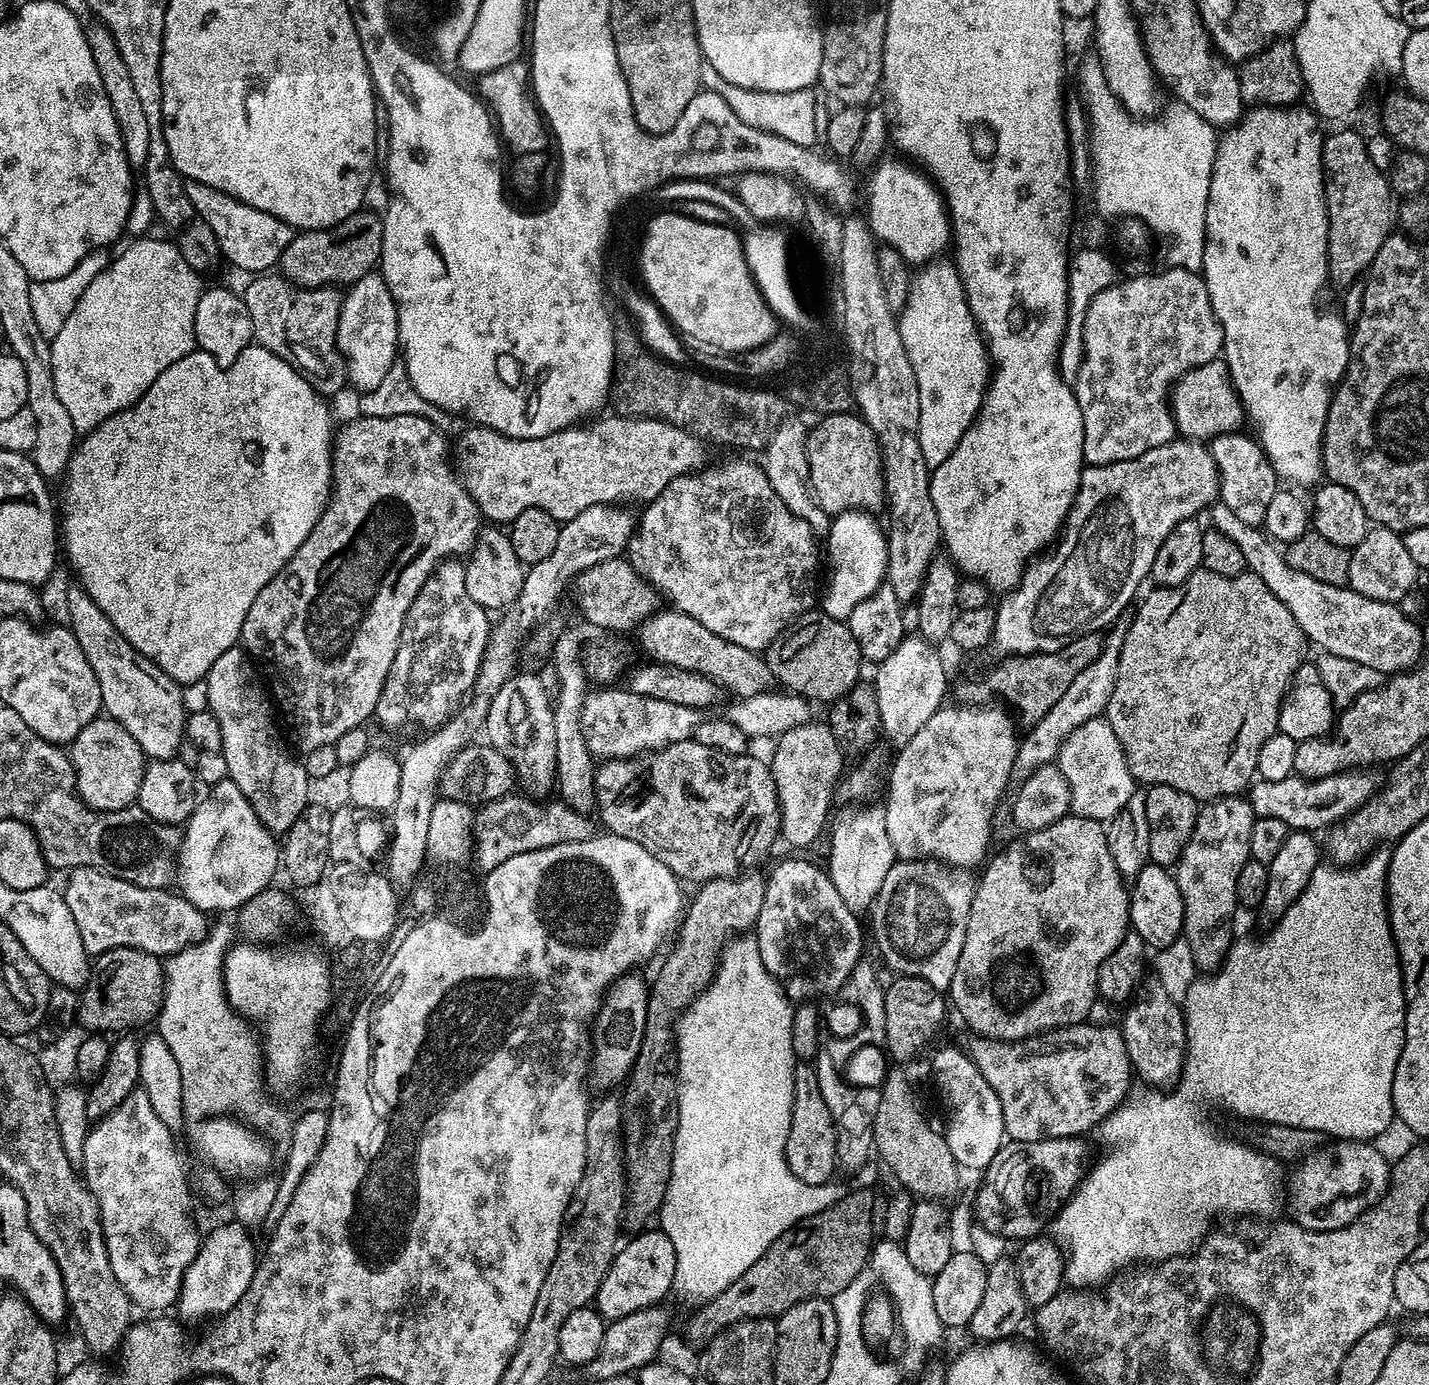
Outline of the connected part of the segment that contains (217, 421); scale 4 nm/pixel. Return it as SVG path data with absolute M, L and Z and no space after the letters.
M253 342L253 343L251 343L251 344L249 344L249 345L248 345L248 348L247 348L247 349L246 349L246 350L242 350L242 354L238 354L238 358L237 358L237 359L236 359L236 361L235 361L235 362L234 362L234 363L233 363L233 364L230 364L230 365L227 365L227 366L225 366L225 365L222 365L222 364L219 364L219 362L217 362L217 361L216 361L216 360L215 360L215 359L214 359L214 357L213 357L213 356L211 356L211 355L210 355L210 354L206 354L206 353L205 353L205 352L201 352L201 351L199 351L199 350L194 350L194 351L192 351L192 352L191 352L191 353L190 353L190 354L186 354L186 358L178 358L178 362L174 362L174 366L170 366L170 367L169 367L169 368L167 368L167 369L166 369L166 370L162 370L162 374L158 374L158 378L157 378L157 379L156 379L156 381L154 381L154 382L153 382L153 383L152 383L152 385L151 385L151 386L150 386L150 390L146 390L146 394L142 394L142 398L141 398L141 399L140 399L140 400L139 400L139 402L137 402L137 404L134 404L134 405L132 405L132 407L130 407L130 408L127 408L127 409L126 409L126 410L122 410L122 411L121 411L121 412L115 412L115 413L114 413L114 414L113 414L113 415L112 415L112 416L111 416L111 417L110 417L110 418L108 418L108 419L107 419L107 420L106 420L106 422L104 422L104 423L102 423L102 424L100 424L100 425L98 425L98 426L97 426L97 427L96 427L96 428L95 428L95 429L94 429L94 431L92 431L92 432L90 432L90 433L87 433L87 435L85 435L85 436L84 436L84 437L83 437L83 439L81 439L81 440L80 440L80 441L79 441L79 444L78 444L78 446L77 446L77 447L76 447L76 449L75 449L75 450L74 450L74 451L72 451L72 457L71 457L71 458L70 458L70 462L69 462L69 463L68 463L68 470L67 470L67 472L65 472L65 473L63 473L63 476L62 476L62 481L63 481L63 480L64 480L64 512L63 512L63 508L62 508L62 552L63 552L63 555L64 555L64 552L65 552L65 554L66 554L66 555L68 555L68 560L69 560L69 562L70 562L70 563L72 563L72 568L73 568L73 570L74 570L74 571L76 571L76 576L77 576L77 578L78 578L78 579L80 579L80 580L77 580L77 581L78 581L78 584L79 584L79 587L81 587L81 588L83 588L83 590L84 590L84 592L85 592L85 594L87 594L87 595L88 595L88 596L90 596L90 597L92 597L92 598L94 598L94 602L95 602L95 603L96 603L96 605L98 605L98 606L99 606L99 608L100 608L100 609L101 609L101 610L102 610L102 612L103 612L103 613L104 613L104 614L106 614L106 618L110 618L110 622L114 622L114 626L115 626L115 627L116 627L116 629L117 629L117 630L119 630L119 631L120 631L120 633L121 633L121 634L122 634L122 638L126 638L126 642L130 642L130 646L134 646L134 650L138 650L138 651L139 651L139 652L140 652L140 653L141 653L141 654L143 654L143 656L145 656L145 657L146 657L146 658L150 658L150 659L151 659L151 660L153 660L153 662L154 662L154 663L156 663L156 665L158 665L158 666L159 666L159 667L160 667L160 669L161 669L161 670L162 670L162 671L164 671L164 672L165 672L165 673L166 673L166 674L167 674L167 675L168 675L168 677L170 677L170 679L171 679L171 680L174 680L174 681L176 681L176 683L177 683L177 684L179 684L179 685L181 685L181 686L183 686L183 685L186 685L186 684L193 684L193 683L194 683L194 682L198 682L198 681L199 681L199 680L204 680L204 679L205 679L205 677L207 677L207 675L208 675L208 671L209 671L209 670L210 670L210 666L214 666L214 662L215 662L215 661L216 661L216 660L217 660L217 659L218 659L218 658L222 658L222 654L226 654L226 650L230 650L230 649L231 649L231 648L234 648L234 647L237 647L237 644L238 644L238 641L239 641L239 638L240 638L240 631L241 631L241 630L242 630L242 622L246 622L246 614L250 614L250 605L251 605L251 604L253 604L253 602L254 602L254 598L258 598L258 594L259 594L259 593L260 593L260 591L261 591L261 590L262 590L262 586L266 586L266 582L270 582L270 578L274 578L274 574L278 574L278 570L282 570L282 566L286 566L286 562L290 562L290 558L294 558L294 554L295 554L295 553L296 553L296 551L297 551L297 550L298 550L298 546L302 546L302 542L306 542L306 538L307 538L307 537L308 537L308 535L309 535L309 534L310 534L310 530L314 530L314 526L315 526L315 525L316 525L316 523L317 523L317 522L318 522L318 518L319 518L319 517L320 517L320 515L321 515L321 514L322 514L322 513L323 513L323 512L324 512L324 511L325 511L325 510L326 510L326 506L327 506L327 505L328 505L328 499L329 499L329 498L331 498L331 497L332 497L332 445L333 445L333 443L334 443L334 427L333 427L333 428L332 428L332 412L331 412L331 410L330 410L330 409L328 409L328 404L329 404L329 401L328 401L328 400L327 400L327 399L325 399L325 397L323 397L323 396L321 396L321 395L320 395L320 393L319 393L319 392L317 392L317 391L316 391L316 388L315 388L315 387L314 387L314 386L310 386L310 382L306 382L306 378L305 378L305 377L304 377L304 375L303 375L303 374L301 374L301 373L300 373L300 372L299 372L299 371L298 371L298 370L294 370L294 369L293 369L293 368L291 368L291 366L290 366L290 365L289 365L289 364L287 364L287 362L286 362L286 361L284 361L284 360L283 360L283 359L282 359L282 358L278 358L278 354L274 354L274 353L273 353L273 352L271 352L271 351L270 351L270 350L266 350L266 349L265 349L265 348L263 348L263 346L261 346L261 344L258 344L258 343L255 343L255 342Z

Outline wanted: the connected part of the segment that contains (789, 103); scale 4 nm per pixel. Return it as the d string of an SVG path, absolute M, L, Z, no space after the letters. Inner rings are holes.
M701 61L699 66L701 87L705 91L714 92L725 99L726 104L734 110L742 122L754 126L762 132L774 133L776 136L786 138L795 145L804 148L813 147L820 138L820 126L816 124L816 96L815 91L803 88L798 91L754 91L746 87L726 82L722 74L709 63Z

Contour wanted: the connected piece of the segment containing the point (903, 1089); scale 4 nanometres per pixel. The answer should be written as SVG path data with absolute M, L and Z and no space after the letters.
M891 1067L880 1089L880 1103L873 1122L874 1152L884 1159L884 1164L896 1175L901 1189L912 1193L913 1197L937 1202L948 1199L960 1188L962 1169L956 1163L950 1146L939 1131L928 1125L928 1120L916 1109L916 1096L903 1071L903 1067Z

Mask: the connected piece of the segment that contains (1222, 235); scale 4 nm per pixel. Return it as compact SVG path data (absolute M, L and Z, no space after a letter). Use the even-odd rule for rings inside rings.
M1252 106L1245 111L1240 118L1240 123L1227 129L1219 137L1216 145L1216 157L1214 158L1214 170L1210 178L1210 198L1206 202L1206 234L1204 235L1204 266L1202 275L1206 282L1206 290L1210 294L1210 306L1214 306L1214 314L1218 318L1218 322L1222 326L1222 334L1224 335L1224 346L1222 349L1222 359L1226 362L1228 373L1232 379L1234 390L1240 399L1240 405L1244 408L1244 414L1247 423L1252 424L1251 431L1254 433L1255 439L1260 445L1260 449L1264 452L1265 458L1272 463L1272 469L1276 472L1277 477L1281 481L1289 480L1289 485L1298 486L1296 484L1312 484L1316 486L1321 483L1322 473L1324 471L1324 459L1322 458L1322 442L1324 441L1324 427L1326 426L1326 414L1328 407L1332 401L1333 389L1339 384L1344 372L1348 369L1348 345L1350 343L1350 328L1349 325L1344 325L1344 320L1336 312L1320 313L1320 291L1324 288L1324 283L1329 283L1330 277L1328 274L1328 207L1324 201L1324 167L1322 166L1322 146L1324 145L1325 133L1319 132L1316 129L1318 117L1311 107L1305 106Z

